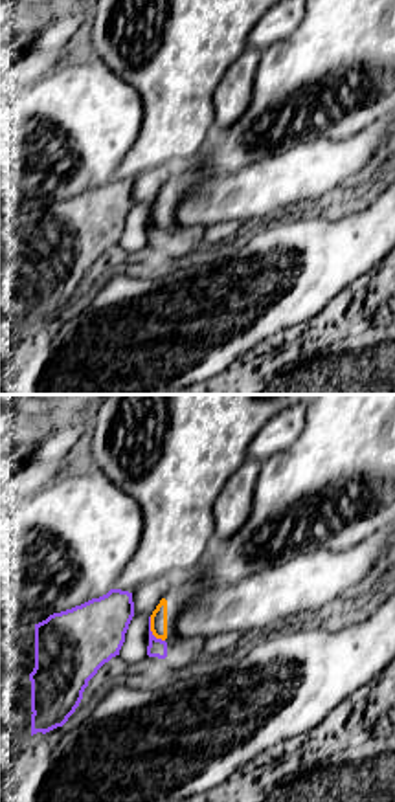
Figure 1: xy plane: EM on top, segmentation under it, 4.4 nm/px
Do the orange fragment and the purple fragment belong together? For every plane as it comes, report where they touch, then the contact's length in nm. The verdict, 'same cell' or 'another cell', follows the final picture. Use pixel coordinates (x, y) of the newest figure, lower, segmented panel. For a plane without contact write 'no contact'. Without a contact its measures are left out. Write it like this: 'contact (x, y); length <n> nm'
contact (153, 632); length 130 nm

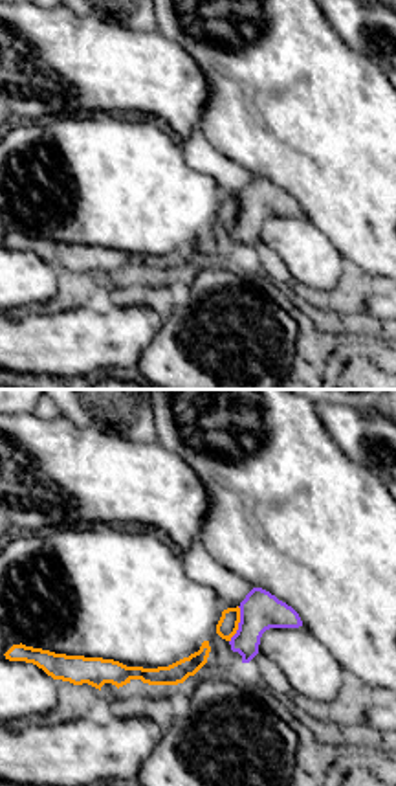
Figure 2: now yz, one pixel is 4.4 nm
contact (237, 625); length 170 nm

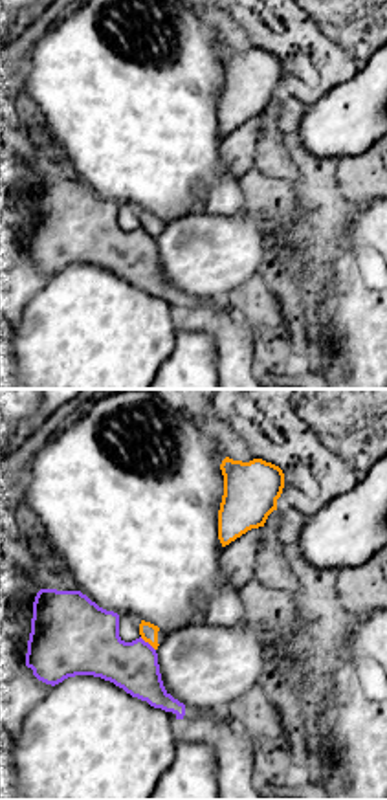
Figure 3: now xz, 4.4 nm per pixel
contact (147, 641); length 90 nm

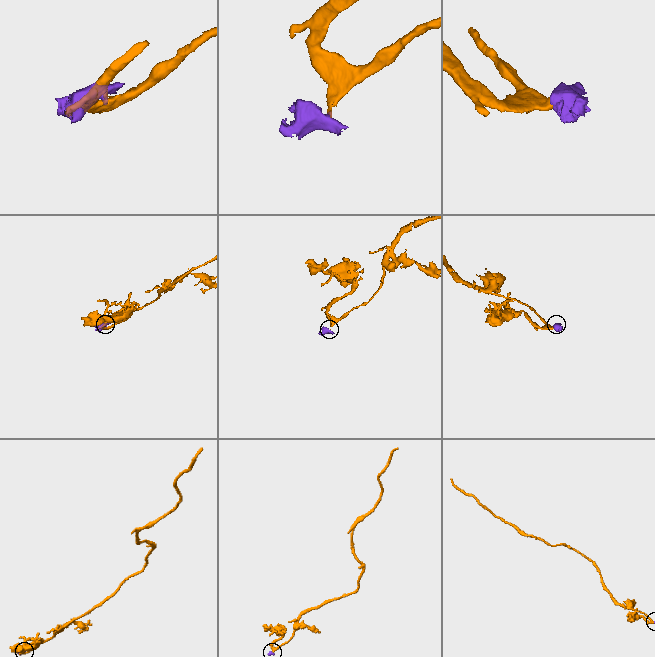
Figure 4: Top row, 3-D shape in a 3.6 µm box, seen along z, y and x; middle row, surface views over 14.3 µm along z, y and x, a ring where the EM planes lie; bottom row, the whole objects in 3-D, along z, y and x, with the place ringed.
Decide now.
another cell

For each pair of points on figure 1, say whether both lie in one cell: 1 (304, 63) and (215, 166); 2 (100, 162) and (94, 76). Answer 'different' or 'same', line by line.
1: same
2: same

